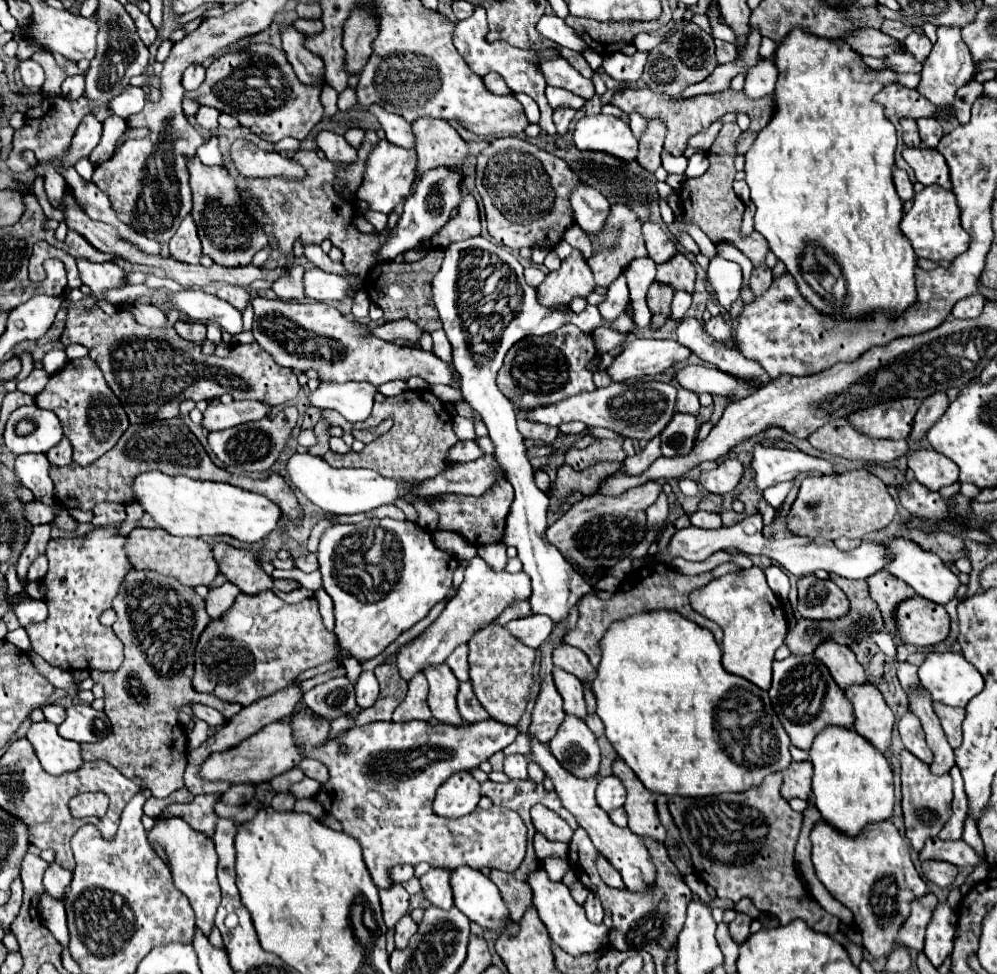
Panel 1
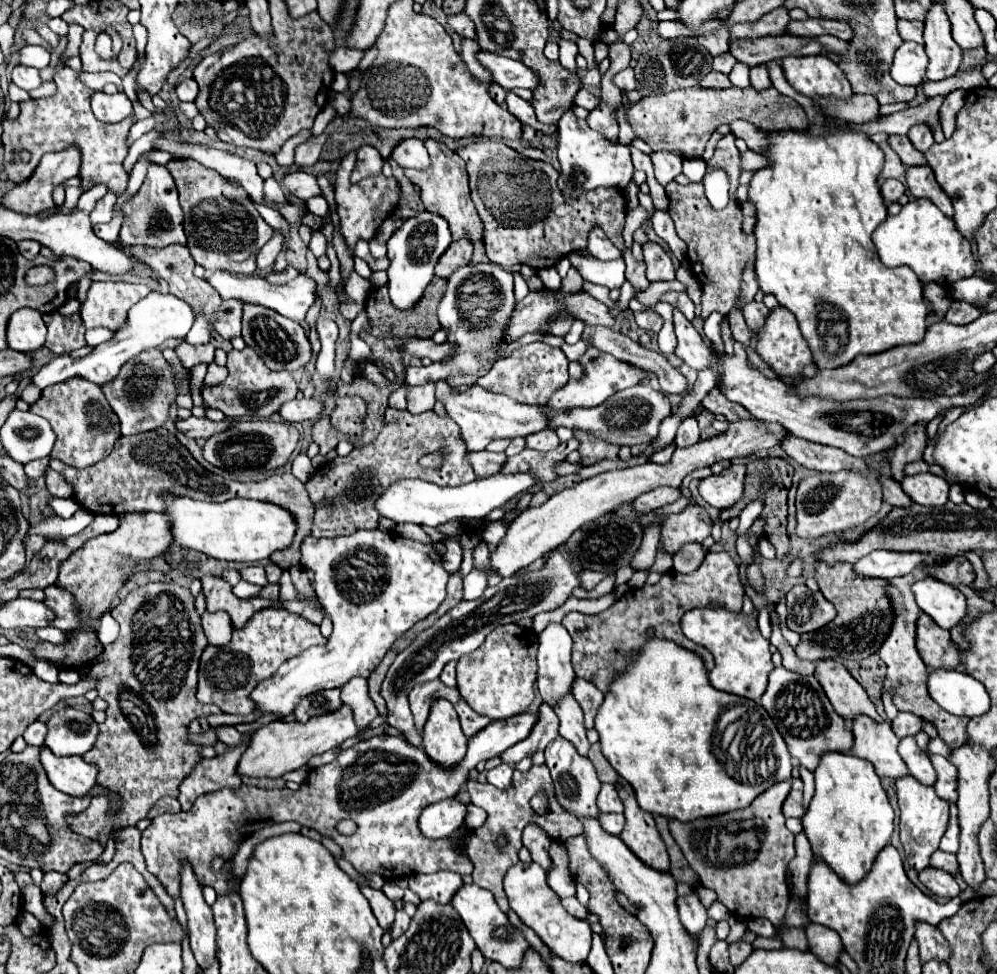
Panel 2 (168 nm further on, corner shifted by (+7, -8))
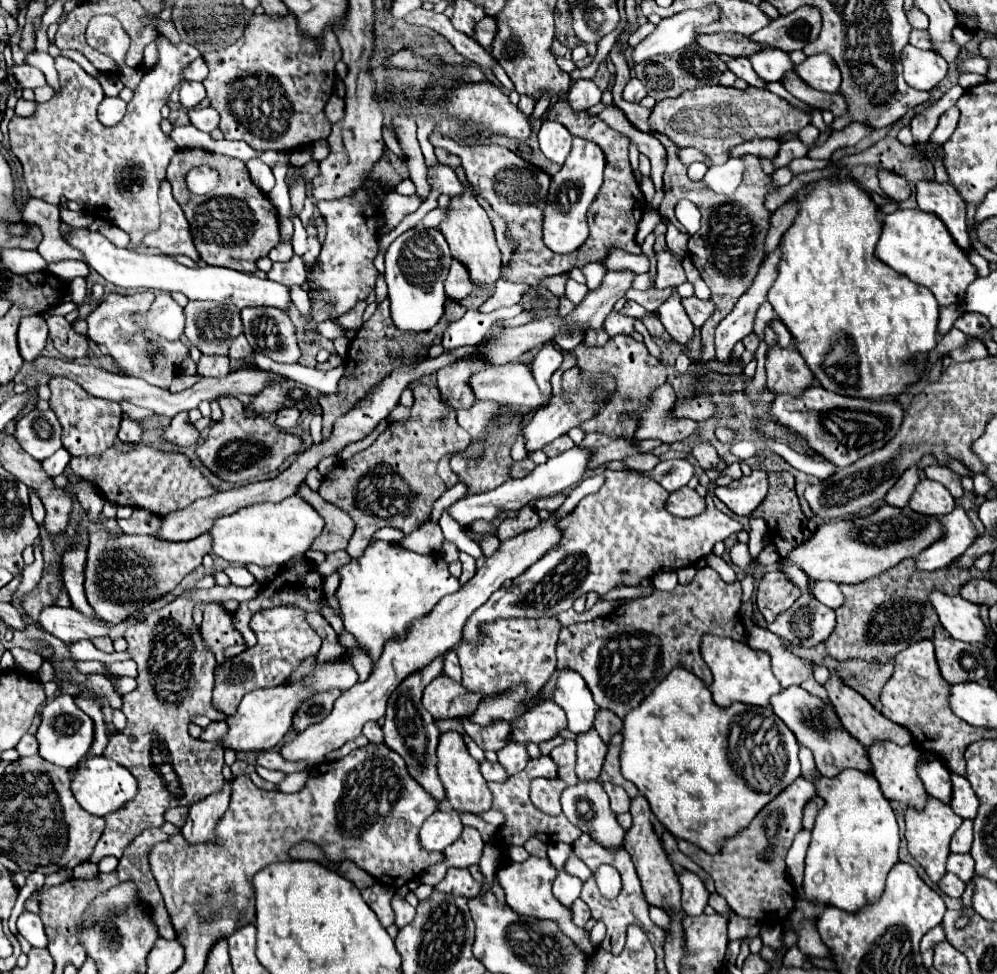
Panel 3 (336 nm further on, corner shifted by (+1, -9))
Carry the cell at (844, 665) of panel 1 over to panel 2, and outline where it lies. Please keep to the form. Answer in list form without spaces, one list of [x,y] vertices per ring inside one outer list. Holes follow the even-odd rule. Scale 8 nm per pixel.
[[[821,659],[815,663],[815,677],[821,683],[831,705],[839,715],[843,715],[843,719],[851,721],[855,715],[865,713],[871,719],[883,721],[877,715],[867,691],[863,691],[863,685],[859,685],[859,681],[847,671],[845,665],[833,659]]]

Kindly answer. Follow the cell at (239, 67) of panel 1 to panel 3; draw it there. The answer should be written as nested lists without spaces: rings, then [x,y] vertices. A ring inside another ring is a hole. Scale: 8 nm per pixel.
[[[290,13],[281,20],[273,20],[269,16],[251,16],[243,36],[233,46],[207,52],[203,54],[203,60],[209,66],[203,86],[211,98],[211,106],[221,116],[219,130],[223,132],[225,140],[243,140],[257,152],[293,152],[329,136],[331,122],[323,110],[327,98],[333,94],[335,64],[341,60],[341,48],[331,26],[327,26],[325,32],[325,46],[319,46],[315,40],[301,36],[297,20],[293,20]]]

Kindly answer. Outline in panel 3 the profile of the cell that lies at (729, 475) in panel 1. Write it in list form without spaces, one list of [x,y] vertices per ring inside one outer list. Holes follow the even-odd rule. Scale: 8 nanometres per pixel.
[[[753,470],[749,476],[733,480],[729,486],[717,486],[715,496],[737,516],[751,516],[751,512],[767,496],[767,472]]]

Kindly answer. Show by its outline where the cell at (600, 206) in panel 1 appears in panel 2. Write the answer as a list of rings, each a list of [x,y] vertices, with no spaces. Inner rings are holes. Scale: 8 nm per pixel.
[[[593,227],[589,233],[589,243],[587,249],[593,257],[601,259],[601,261],[609,261],[609,259],[617,259],[621,255],[621,251],[611,243],[611,239],[605,235],[605,231],[601,227]]]

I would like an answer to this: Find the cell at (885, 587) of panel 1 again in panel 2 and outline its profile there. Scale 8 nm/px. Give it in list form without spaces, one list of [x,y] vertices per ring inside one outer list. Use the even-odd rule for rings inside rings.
[[[917,567],[913,573],[909,575],[903,575],[903,577],[895,577],[889,581],[889,585],[885,587],[887,591],[887,597],[895,601],[891,601],[893,605],[893,623],[891,623],[891,631],[887,635],[887,639],[883,641],[881,649],[879,649],[879,657],[885,661],[887,665],[887,679],[885,679],[885,689],[889,687],[895,687],[895,695],[893,695],[893,703],[897,705],[899,711],[911,711],[915,715],[919,715],[921,719],[927,719],[931,723],[935,723],[937,731],[939,731],[939,737],[951,747],[959,747],[963,741],[965,741],[965,727],[969,723],[969,719],[959,719],[947,711],[943,711],[929,695],[927,695],[927,687],[925,687],[925,681],[927,681],[927,675],[929,675],[929,669],[927,665],[923,663],[923,659],[919,657],[917,653],[917,647],[915,647],[915,621],[921,613],[921,609],[917,607],[915,603],[915,597],[911,593],[911,583],[915,583],[917,579],[923,579],[927,577],[929,573],[923,569],[923,567]]]

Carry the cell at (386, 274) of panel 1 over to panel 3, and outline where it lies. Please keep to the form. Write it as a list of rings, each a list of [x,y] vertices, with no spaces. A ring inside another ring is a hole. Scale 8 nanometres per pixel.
[[[389,300],[381,302],[375,310],[375,314],[363,324],[363,328],[357,332],[355,340],[349,344],[349,352],[347,358],[349,362],[345,362],[345,374],[339,380],[339,400],[321,400],[321,410],[323,410],[323,436],[329,436],[333,422],[343,416],[345,412],[349,412],[349,408],[355,406],[357,400],[361,400],[369,388],[373,388],[373,384],[381,382],[381,378],[385,378],[395,366],[401,364],[411,364],[417,362],[421,358],[427,356],[427,348],[433,344],[439,344],[442,340],[443,331],[447,324],[459,320],[465,314],[465,308],[461,304],[453,304],[451,300],[447,300],[445,306],[445,316],[439,320],[439,323],[429,330],[429,332],[421,332],[421,334],[403,334],[397,332],[397,328],[393,328],[391,316],[389,316]],[[405,338],[409,338],[409,346],[405,348]]]

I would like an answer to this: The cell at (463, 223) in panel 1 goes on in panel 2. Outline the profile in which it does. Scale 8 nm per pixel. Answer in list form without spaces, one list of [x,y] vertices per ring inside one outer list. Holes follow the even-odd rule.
[[[467,237],[453,241],[447,251],[439,257],[437,265],[435,265],[435,275],[447,279],[447,275],[451,275],[451,271],[455,271],[455,267],[461,267],[463,263],[469,263],[473,255],[473,245]]]

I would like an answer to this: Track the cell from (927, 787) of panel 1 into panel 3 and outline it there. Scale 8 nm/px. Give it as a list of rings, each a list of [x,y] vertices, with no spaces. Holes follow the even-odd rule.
[[[933,798],[927,800],[925,812],[913,812],[913,808],[905,810],[905,824],[907,824],[905,838],[907,838],[909,852],[925,868],[925,872],[929,874],[929,878],[933,882],[939,882],[943,878],[943,874],[947,872],[945,862],[949,856],[949,842],[951,842],[951,836],[955,834],[955,830],[961,826],[961,822],[963,822],[961,816],[957,816],[951,810],[951,806],[941,804],[939,800],[933,800]]]

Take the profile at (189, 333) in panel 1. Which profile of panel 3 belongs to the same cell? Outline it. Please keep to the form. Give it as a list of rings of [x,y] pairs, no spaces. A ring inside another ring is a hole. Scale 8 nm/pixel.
[[[201,356],[197,364],[197,372],[209,378],[223,378],[229,374],[229,358],[225,356]]]

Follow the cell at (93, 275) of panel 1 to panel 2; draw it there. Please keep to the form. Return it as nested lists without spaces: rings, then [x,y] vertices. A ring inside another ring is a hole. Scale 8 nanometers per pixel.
[[[93,281],[89,291],[87,291],[87,299],[83,301],[81,307],[81,319],[83,325],[87,329],[91,327],[109,327],[111,331],[117,331],[117,327],[127,319],[129,309],[143,299],[151,289],[143,283],[125,283],[125,281]]]

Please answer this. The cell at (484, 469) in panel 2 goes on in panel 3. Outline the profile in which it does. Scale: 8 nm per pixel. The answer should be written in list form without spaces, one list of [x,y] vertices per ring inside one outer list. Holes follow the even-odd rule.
[[[525,458],[525,460],[513,464],[513,472],[511,472],[511,476],[513,476],[513,478],[525,478],[533,468],[535,468],[535,462],[529,460],[529,458]]]

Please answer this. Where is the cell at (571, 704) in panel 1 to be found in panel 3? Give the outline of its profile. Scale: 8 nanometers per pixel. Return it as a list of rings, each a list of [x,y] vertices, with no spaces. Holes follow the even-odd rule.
[[[587,732],[585,736],[577,736],[577,776],[583,782],[597,780],[601,766],[607,756],[607,746],[597,736],[597,732]]]

